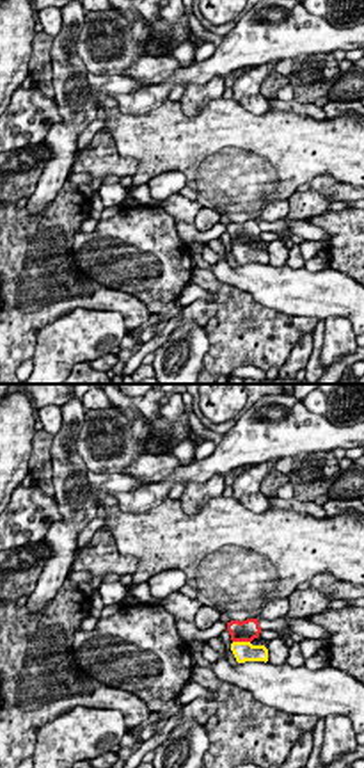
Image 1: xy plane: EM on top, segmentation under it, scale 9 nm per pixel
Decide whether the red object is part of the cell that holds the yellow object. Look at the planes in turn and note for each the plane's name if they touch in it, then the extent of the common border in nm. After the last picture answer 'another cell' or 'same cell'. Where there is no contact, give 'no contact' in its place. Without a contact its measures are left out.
contact in xy; length 160 nm

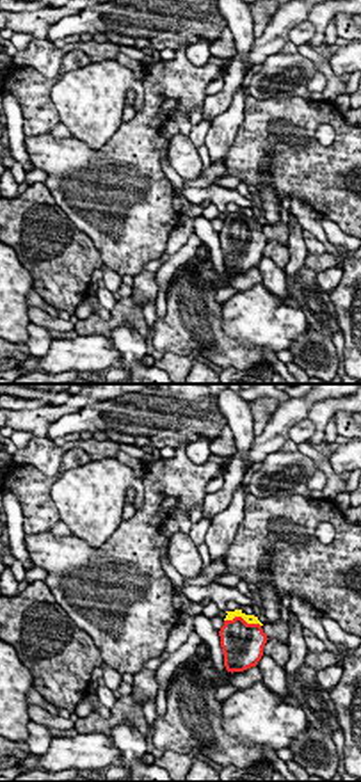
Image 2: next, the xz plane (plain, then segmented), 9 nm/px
contact in xz; length 340 nm

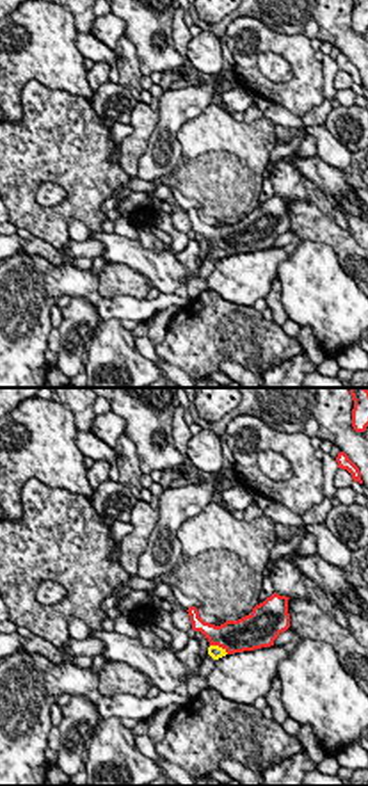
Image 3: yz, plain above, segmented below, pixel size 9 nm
contact in yz; length 190 nm

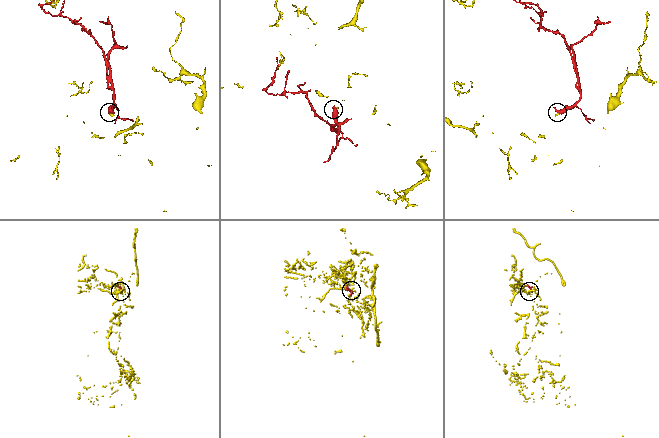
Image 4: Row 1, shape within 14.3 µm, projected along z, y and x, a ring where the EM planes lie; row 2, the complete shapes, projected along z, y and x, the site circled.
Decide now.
same cell

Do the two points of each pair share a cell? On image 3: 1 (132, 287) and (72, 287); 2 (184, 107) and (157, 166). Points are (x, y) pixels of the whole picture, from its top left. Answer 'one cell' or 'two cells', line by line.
1: two cells
2: one cell

